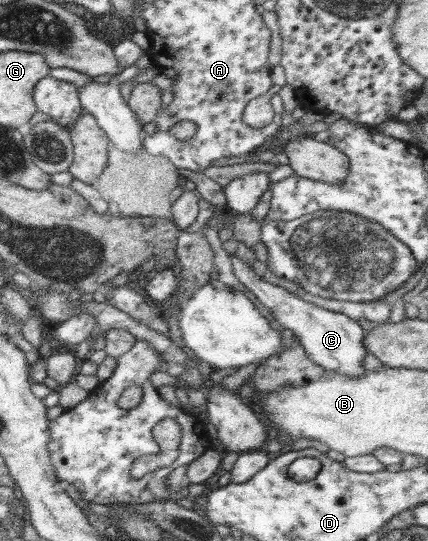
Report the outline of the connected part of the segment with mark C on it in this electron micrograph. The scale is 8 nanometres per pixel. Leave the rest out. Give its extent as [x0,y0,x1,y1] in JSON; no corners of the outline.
[230,257,367,377]

